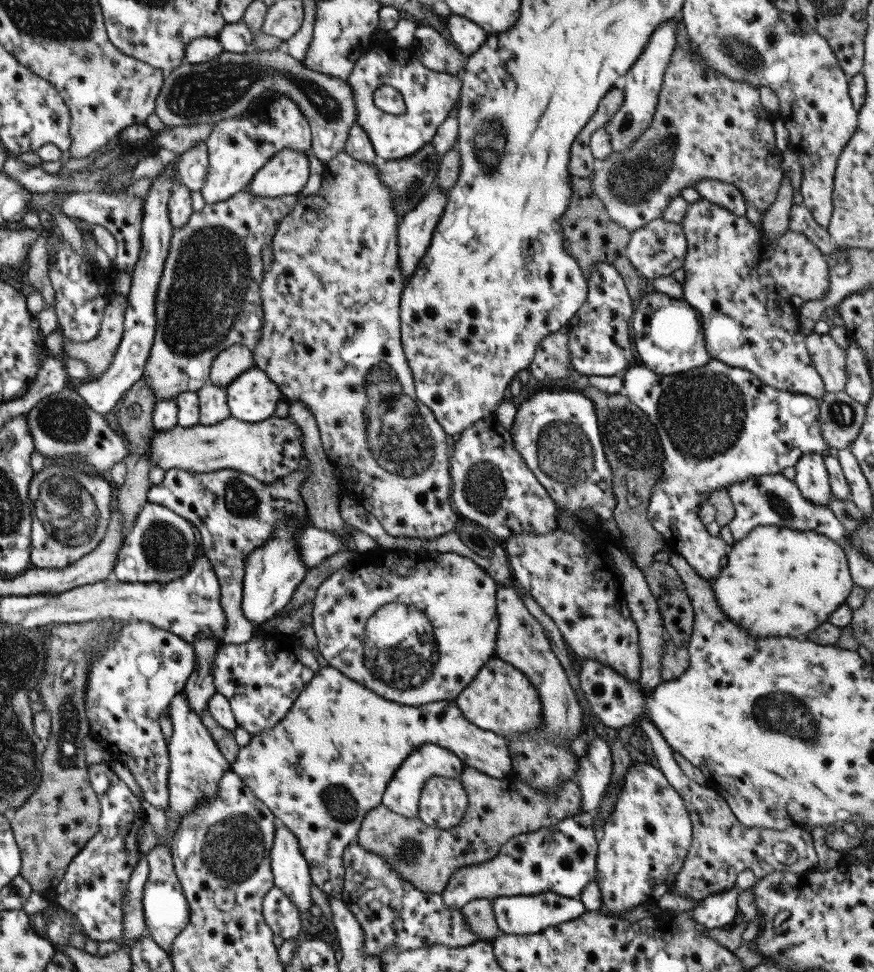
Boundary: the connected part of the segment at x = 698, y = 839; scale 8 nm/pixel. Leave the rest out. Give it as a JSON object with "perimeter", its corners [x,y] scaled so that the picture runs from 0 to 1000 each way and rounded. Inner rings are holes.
{"perimeter":[[[733,735],[733,739],[729,739],[727,746],[730,746],[738,753],[745,765],[747,778],[752,782],[752,790],[770,810],[770,813],[779,820],[791,846],[789,870],[778,895],[772,899],[772,906],[770,906],[770,913],[767,915],[769,920],[784,922],[793,930],[797,930],[814,920],[822,920],[839,913],[842,901],[850,895],[859,895],[866,904],[871,904],[871,902],[889,895],[916,898],[934,893],[936,885],[929,870],[927,857],[915,852],[883,854],[882,852],[855,852],[850,850],[839,840],[832,824],[825,818],[809,809],[800,809],[779,795],[777,787],[770,780],[769,770],[763,767],[756,753],[745,745],[745,741],[740,741]],[[891,866],[900,867],[912,879],[910,887],[904,892],[891,889],[883,881],[883,872]]]}

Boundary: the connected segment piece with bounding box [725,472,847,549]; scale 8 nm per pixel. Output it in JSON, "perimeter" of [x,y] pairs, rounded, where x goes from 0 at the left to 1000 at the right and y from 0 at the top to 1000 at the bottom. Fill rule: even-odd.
{"perimeter":[[[892,486],[859,490],[848,497],[839,497],[831,506],[836,513],[840,530],[832,538],[839,556],[848,556],[864,542],[900,542],[910,546],[930,546],[957,558],[963,565],[969,558],[969,544],[944,521],[935,521],[919,513],[906,495],[899,494]]]}

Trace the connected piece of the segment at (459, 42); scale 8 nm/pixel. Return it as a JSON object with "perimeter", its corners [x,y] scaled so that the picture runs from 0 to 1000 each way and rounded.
{"perimeter":[[[514,15],[508,22],[516,41],[533,59],[546,52],[557,38],[557,34],[548,26],[534,19]]]}

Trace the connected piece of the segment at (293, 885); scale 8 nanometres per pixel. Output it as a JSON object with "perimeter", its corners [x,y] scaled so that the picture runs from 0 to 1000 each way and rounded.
{"perimeter":[[[320,845],[316,848],[309,873],[309,897],[312,910],[322,916],[342,940],[349,940],[358,930],[354,921],[357,905],[338,860]]]}

